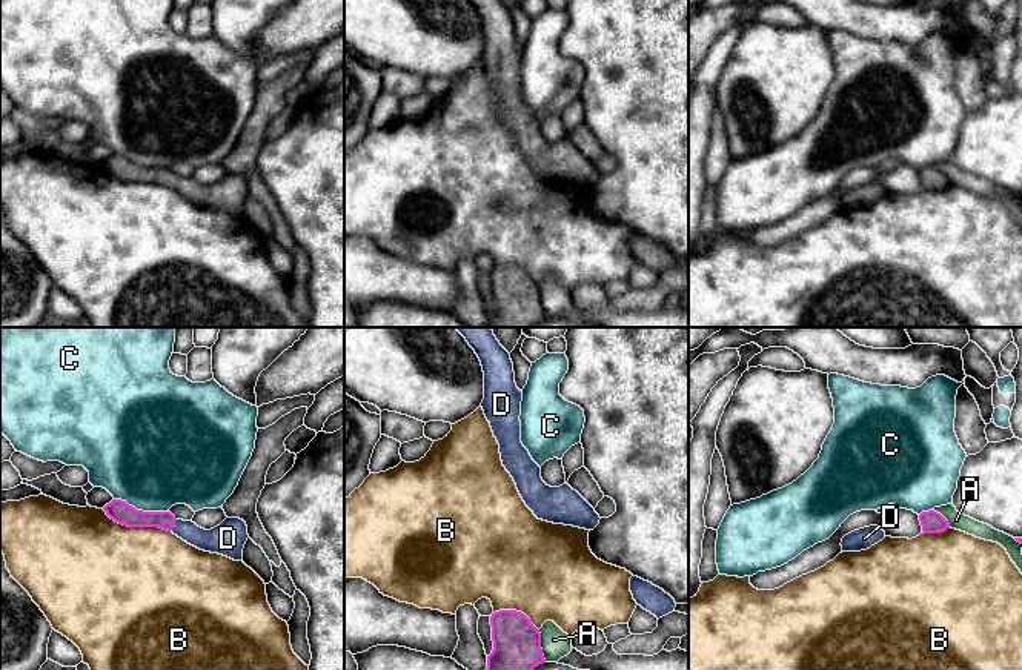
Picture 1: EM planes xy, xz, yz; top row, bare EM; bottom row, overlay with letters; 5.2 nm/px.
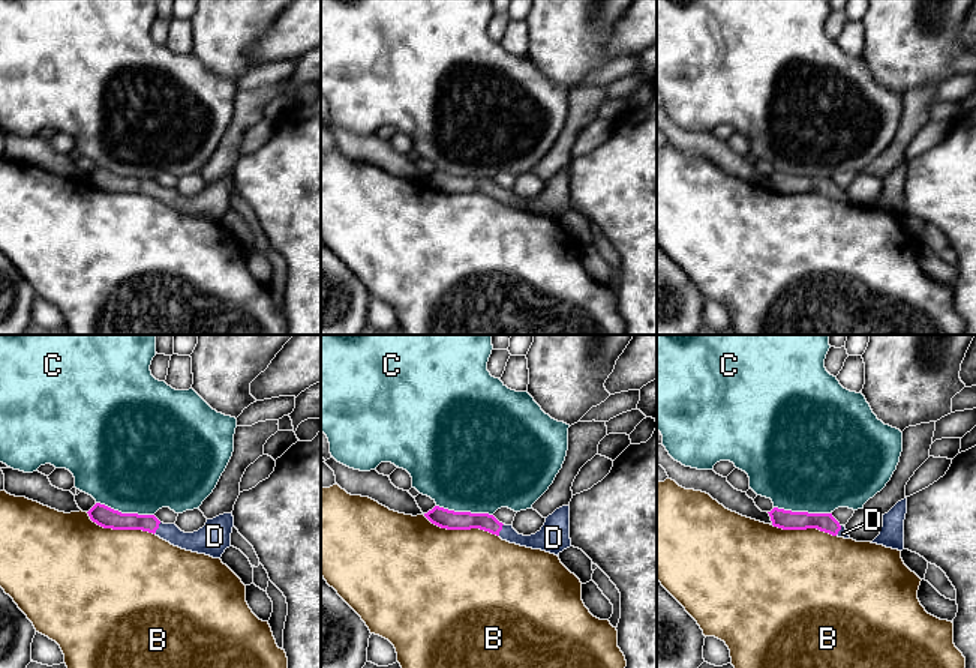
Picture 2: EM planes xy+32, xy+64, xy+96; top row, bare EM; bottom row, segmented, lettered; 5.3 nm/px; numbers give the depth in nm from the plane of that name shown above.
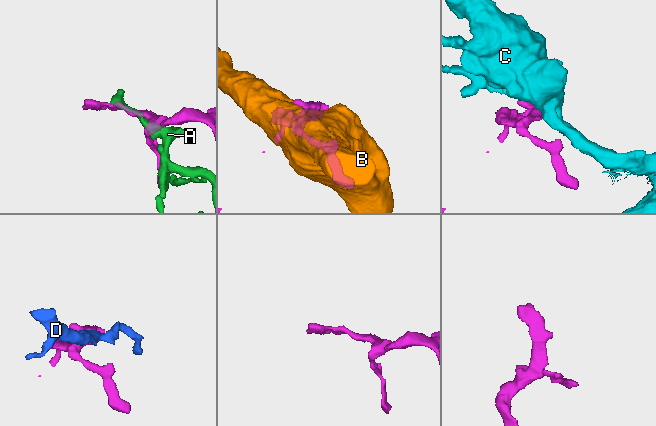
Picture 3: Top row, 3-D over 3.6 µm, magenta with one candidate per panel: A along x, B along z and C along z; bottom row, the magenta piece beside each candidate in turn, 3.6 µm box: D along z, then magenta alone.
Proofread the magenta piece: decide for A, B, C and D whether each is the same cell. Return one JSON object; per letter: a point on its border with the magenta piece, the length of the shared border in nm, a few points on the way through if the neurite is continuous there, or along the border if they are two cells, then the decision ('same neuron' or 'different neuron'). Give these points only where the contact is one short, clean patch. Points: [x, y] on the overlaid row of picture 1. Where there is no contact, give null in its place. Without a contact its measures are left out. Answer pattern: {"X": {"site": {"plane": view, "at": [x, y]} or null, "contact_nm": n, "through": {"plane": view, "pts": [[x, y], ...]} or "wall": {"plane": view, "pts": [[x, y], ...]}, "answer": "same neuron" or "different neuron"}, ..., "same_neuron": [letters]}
{"A": {"site": {"plane": "xz", "at": [540, 646]}, "contact_nm": 170, "answer": "different neuron"}, "B": {"site": {"plane": "xy", "at": [136, 526]}, "contact_nm": 380, "answer": "different neuron"}, "C": {"site": {"plane": "xy", "at": [142, 510]}, "contact_nm": 300, "answer": "different neuron"}, "D": {"site": {"plane": "xy", "at": [172, 524]}, "contact_nm": 70, "through": {"plane": "xy", "pts": [[126, 515], [159, 518], [172, 524], [203, 540], [217, 540]]}, "answer": "same neuron"}, "same_neuron": ["D"]}

